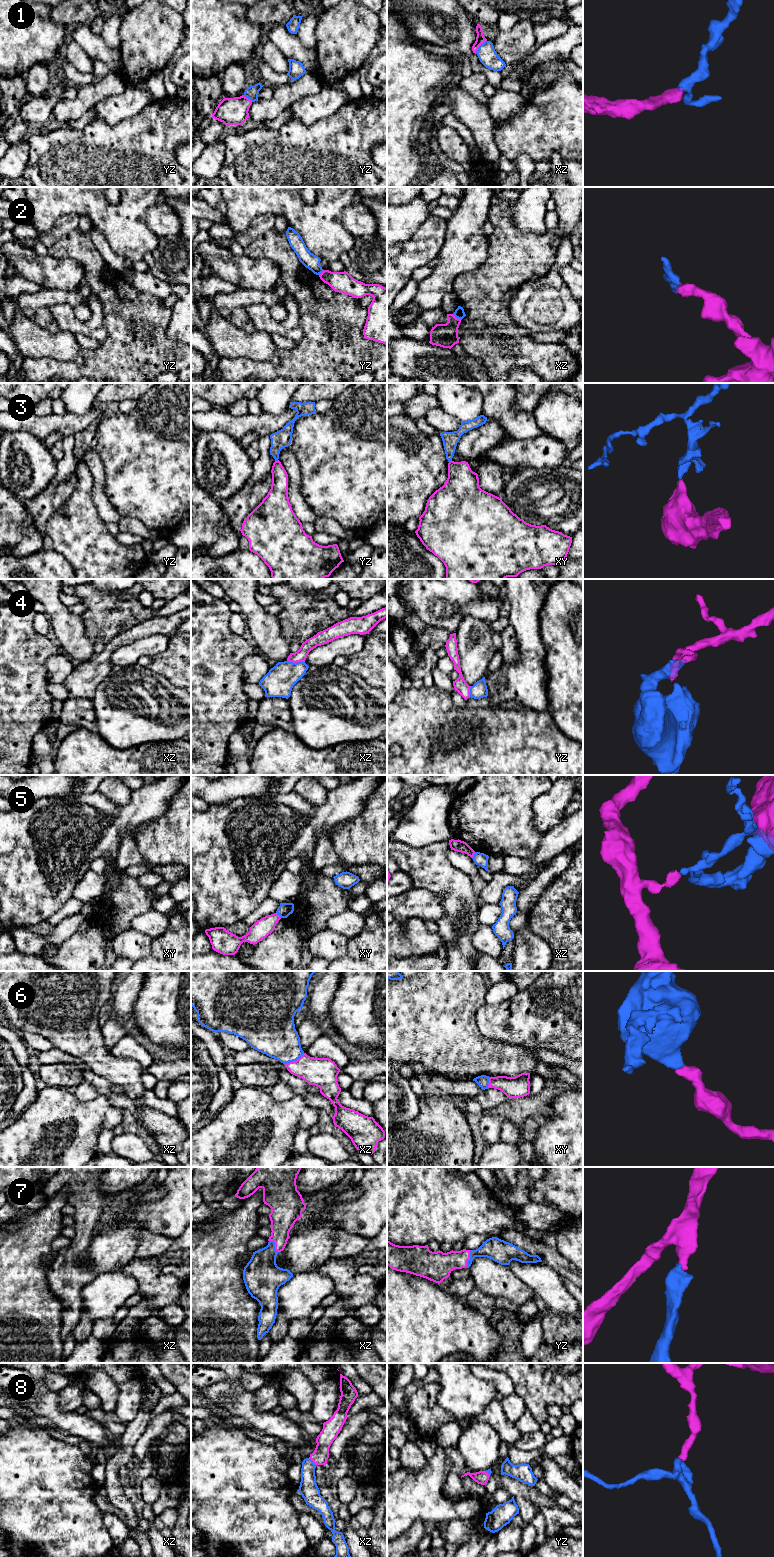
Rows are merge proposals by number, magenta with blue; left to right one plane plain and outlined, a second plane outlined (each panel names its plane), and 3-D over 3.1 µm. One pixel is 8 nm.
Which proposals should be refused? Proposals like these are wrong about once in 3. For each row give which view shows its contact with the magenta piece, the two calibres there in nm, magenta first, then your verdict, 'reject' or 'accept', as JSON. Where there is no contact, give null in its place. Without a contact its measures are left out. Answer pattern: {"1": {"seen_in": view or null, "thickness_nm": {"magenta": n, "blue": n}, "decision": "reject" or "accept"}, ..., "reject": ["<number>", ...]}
{"1": {"seen_in": "xz", "thickness_nm": {"magenta": 80, "blue": 150}, "decision": "accept"}, "2": {"seen_in": "xz", "thickness_nm": {"magenta": 190, "blue": 90}, "decision": "reject"}, "3": {"seen_in": "yz", "thickness_nm": {"magenta": 140, "blue": 140}, "decision": "reject"}, "4": {"seen_in": "xz", "thickness_nm": {"magenta": 100, "blue": 240}, "decision": "accept"}, "5": {"seen_in": "xz", "thickness_nm": {"magenta": 100, "blue": 110}, "decision": "reject"}, "6": {"seen_in": "xz", "thickness_nm": {"magenta": 240, "blue": 320}, "decision": "accept"}, "7": {"seen_in": "yz", "thickness_nm": {"magenta": 220, "blue": 180}, "decision": "accept"}, "8": {"seen_in": "xz", "thickness_nm": {"magenta": 130, "blue": 150}, "decision": "accept"}, "reject": ["2", "3", "5"]}

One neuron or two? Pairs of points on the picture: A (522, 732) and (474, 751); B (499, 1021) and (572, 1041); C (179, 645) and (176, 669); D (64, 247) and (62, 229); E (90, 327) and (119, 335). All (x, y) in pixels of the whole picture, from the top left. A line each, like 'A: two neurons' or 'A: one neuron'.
A: one neuron
B: one neuron
C: one neuron
D: two neurons
E: two neurons

